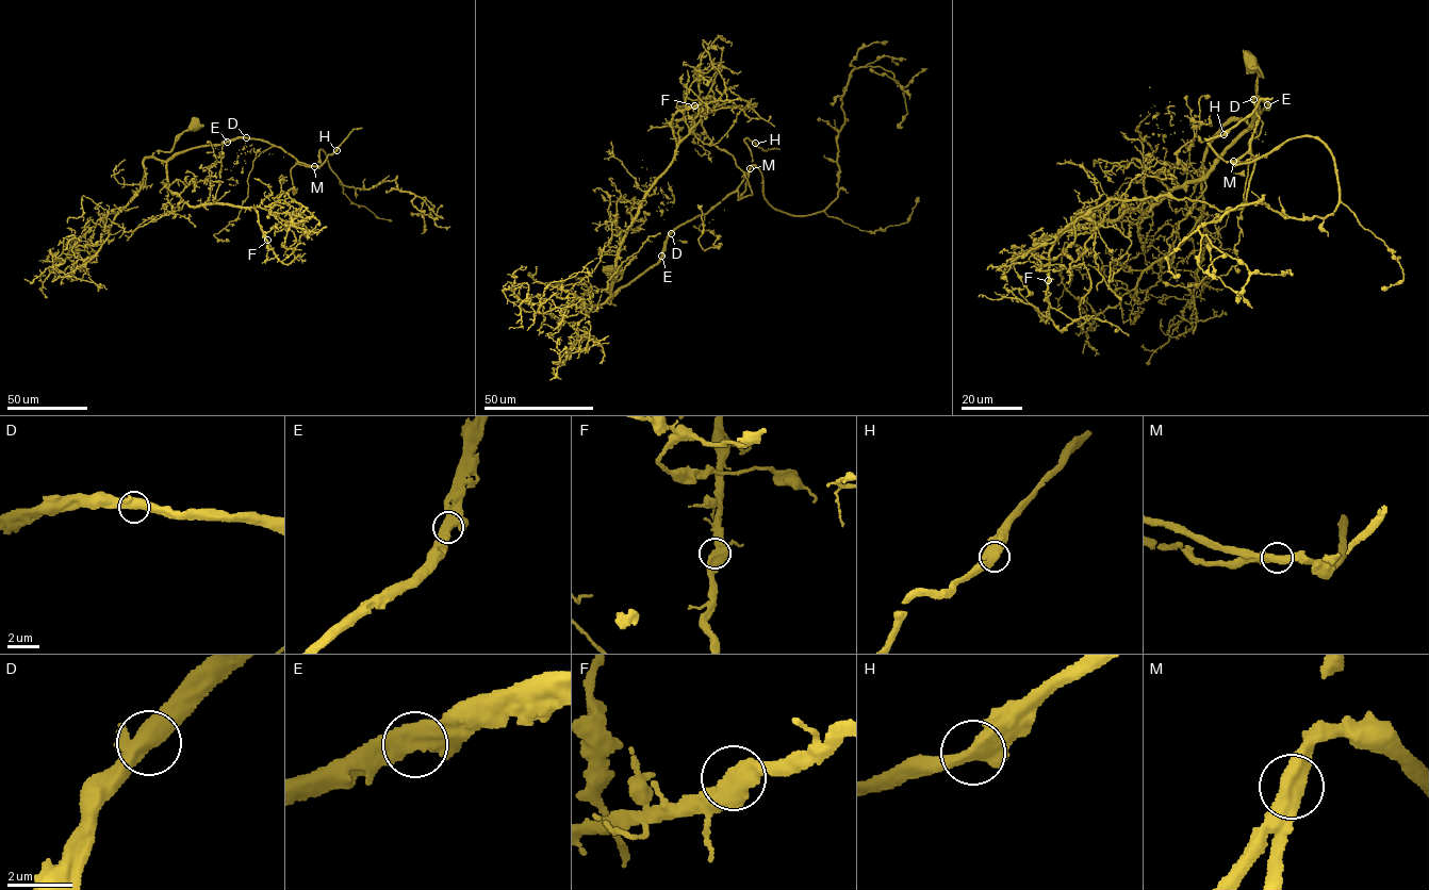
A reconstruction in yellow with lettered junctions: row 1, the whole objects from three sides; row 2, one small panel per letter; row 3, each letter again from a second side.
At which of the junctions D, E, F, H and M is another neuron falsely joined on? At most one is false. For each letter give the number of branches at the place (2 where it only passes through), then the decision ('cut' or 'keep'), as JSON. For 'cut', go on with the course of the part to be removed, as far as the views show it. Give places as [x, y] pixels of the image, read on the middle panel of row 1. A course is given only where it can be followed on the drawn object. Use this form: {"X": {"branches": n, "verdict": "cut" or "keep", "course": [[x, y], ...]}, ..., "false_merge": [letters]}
{"D": {"branches": 2, "verdict": "keep"}, "E": {"branches": 2, "verdict": "keep"}, "F": {"branches": 2, "verdict": "keep"}, "H": {"branches": 2, "verdict": "keep"}, "M": {"branches": 2, "verdict": "cut", "course": [[750, 169], [742, 195], [713, 219], [671, 201], [636, 221], [624, 198], [646, 183], [646, 168]]}, "false_merge": ["M"]}

